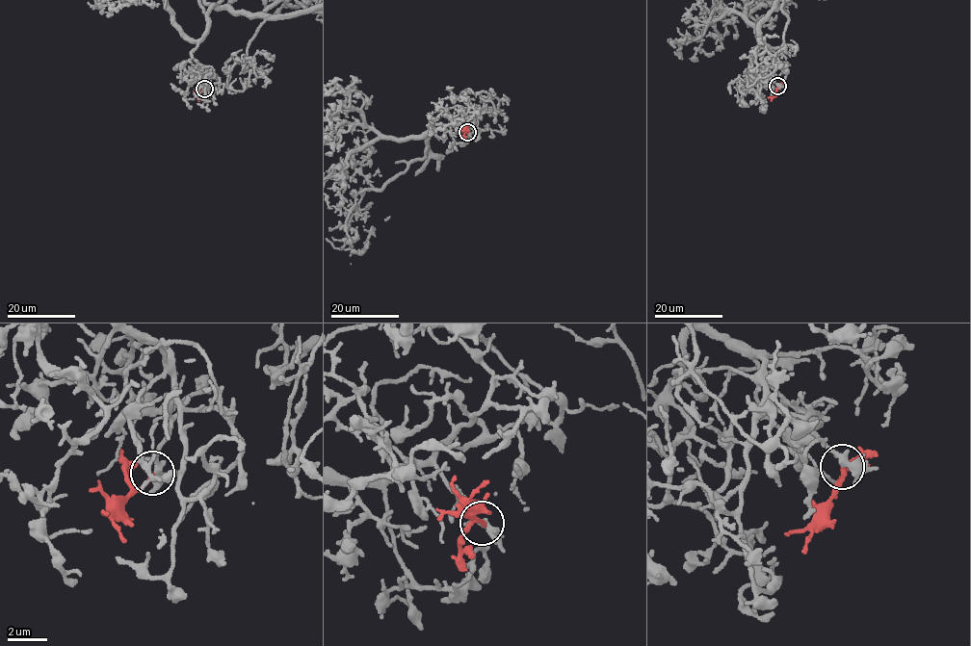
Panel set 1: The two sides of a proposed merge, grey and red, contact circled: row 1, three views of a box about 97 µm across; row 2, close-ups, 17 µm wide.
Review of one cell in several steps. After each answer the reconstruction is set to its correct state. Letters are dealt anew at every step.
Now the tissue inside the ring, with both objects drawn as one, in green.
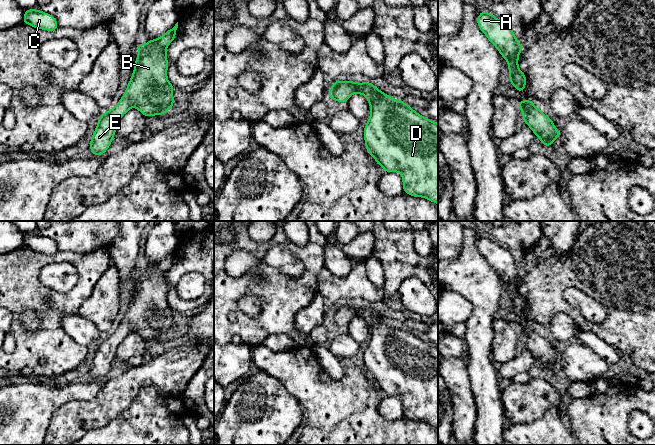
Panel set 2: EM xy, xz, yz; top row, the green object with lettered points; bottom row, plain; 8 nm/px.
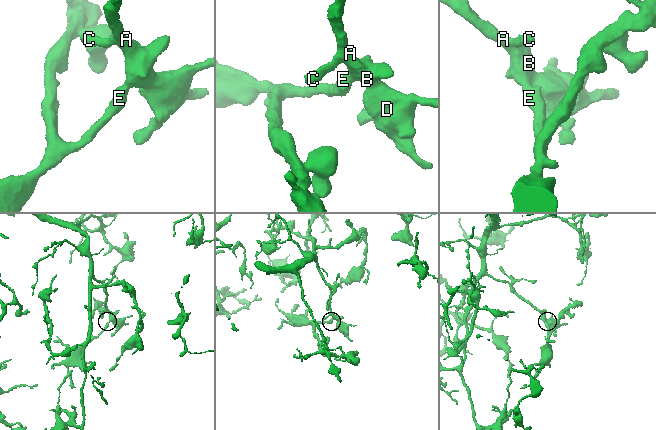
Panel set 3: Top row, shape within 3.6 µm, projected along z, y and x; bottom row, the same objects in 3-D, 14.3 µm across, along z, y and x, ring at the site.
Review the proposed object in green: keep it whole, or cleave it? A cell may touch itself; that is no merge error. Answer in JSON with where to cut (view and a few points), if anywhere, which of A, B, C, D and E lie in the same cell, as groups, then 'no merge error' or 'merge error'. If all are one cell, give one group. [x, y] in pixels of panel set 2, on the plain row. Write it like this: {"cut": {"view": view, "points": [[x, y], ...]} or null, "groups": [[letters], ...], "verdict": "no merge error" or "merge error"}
{"cut": null, "groups": [["A", "B", "C", "D", "E"]], "verdict": "no merge error"}

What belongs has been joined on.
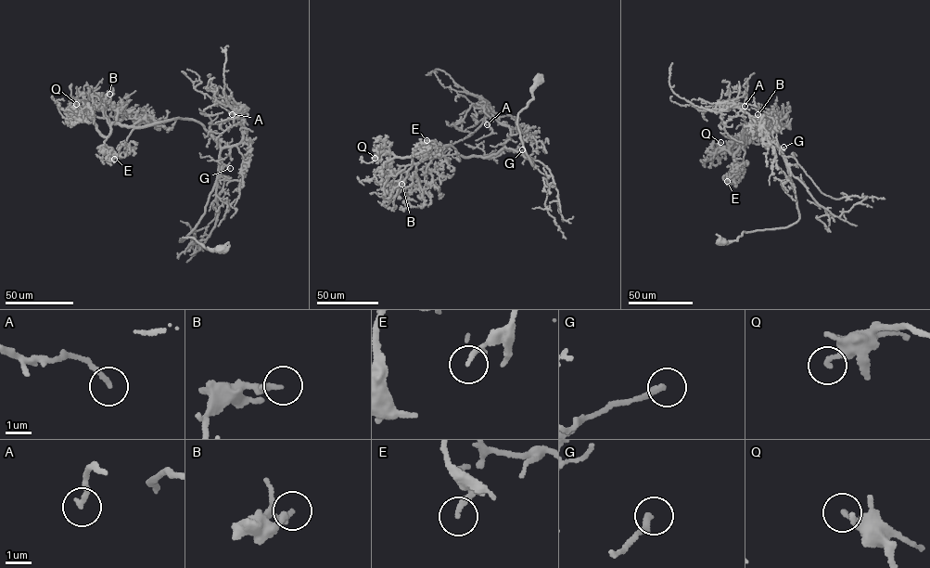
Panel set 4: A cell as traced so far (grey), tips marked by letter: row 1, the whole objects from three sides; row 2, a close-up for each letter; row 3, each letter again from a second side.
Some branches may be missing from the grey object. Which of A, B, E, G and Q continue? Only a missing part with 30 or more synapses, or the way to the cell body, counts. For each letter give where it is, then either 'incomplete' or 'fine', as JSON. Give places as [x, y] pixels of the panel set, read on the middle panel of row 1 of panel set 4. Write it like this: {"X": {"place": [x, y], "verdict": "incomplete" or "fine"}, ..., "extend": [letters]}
{"A": {"place": [487, 124], "verdict": "fine"}, "B": {"place": [401, 184], "verdict": "fine"}, "E": {"place": [426, 140], "verdict": "fine"}, "G": {"place": [522, 149], "verdict": "incomplete"}, "Q": {"place": [375, 158], "verdict": "fine"}, "extend": ["G"]}

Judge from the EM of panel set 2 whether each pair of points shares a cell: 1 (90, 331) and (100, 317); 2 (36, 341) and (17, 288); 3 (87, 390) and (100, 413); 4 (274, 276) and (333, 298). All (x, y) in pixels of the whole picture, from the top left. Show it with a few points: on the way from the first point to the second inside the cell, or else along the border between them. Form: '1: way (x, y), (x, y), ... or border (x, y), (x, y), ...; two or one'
1: border (77, 313), (88, 319), (104, 335); two
2: way (21, 332), (16, 327), (17, 303); one
3: border (106, 380), (105, 384), (93, 397), (69, 401); two
4: border (322, 269), (316, 276), (316, 293); two

